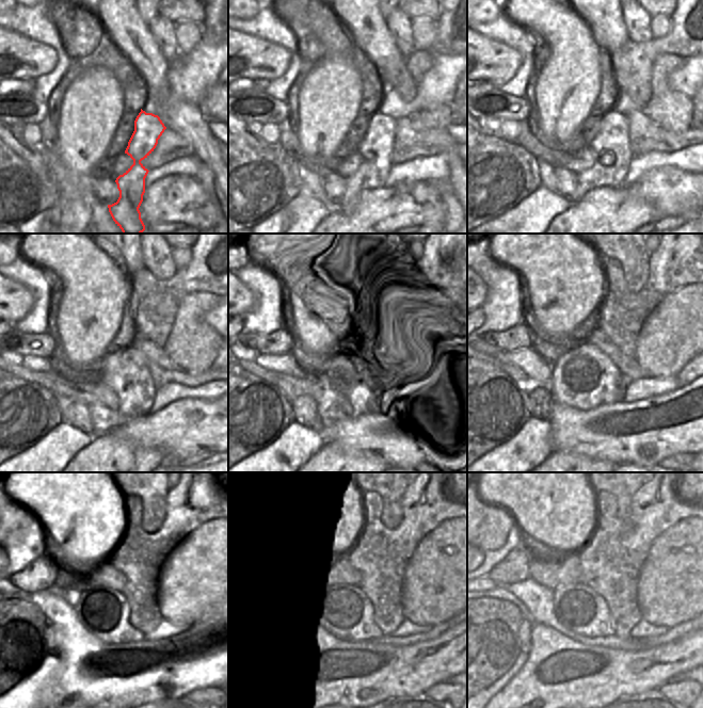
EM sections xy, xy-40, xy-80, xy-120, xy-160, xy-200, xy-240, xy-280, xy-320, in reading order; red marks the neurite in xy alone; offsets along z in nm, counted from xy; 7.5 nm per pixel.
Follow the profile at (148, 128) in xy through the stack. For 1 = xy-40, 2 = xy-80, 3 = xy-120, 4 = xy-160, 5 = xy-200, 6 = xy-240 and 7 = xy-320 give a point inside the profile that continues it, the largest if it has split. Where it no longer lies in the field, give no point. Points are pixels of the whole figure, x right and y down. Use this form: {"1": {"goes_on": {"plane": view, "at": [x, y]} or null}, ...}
{"1": {"goes_on": {"plane": "xy-40", "at": [377, 146]}}, "2": {"goes_on": {"plane": "xy-80", "at": [611, 144]}}, "3": {"goes_on": {"plane": "xy-120", "at": [126, 372]}}, "4": {"goes_on": {"plane": "xy-160", "at": [355, 383]}}, "5": {"goes_on": {"plane": "xy-200", "at": [585, 377]}}, "6": {"goes_on": {"plane": "xy-240", "at": [105, 613]}}, "7": {"goes_on": {"plane": "xy-320", "at": [578, 608]}}}

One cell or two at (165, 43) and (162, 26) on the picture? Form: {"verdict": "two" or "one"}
{"verdict": "one"}

